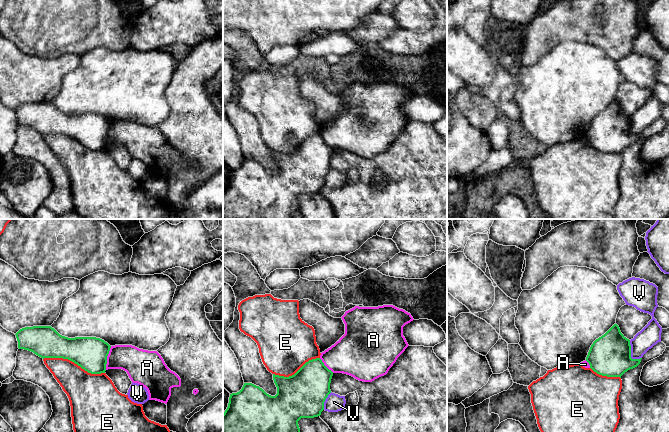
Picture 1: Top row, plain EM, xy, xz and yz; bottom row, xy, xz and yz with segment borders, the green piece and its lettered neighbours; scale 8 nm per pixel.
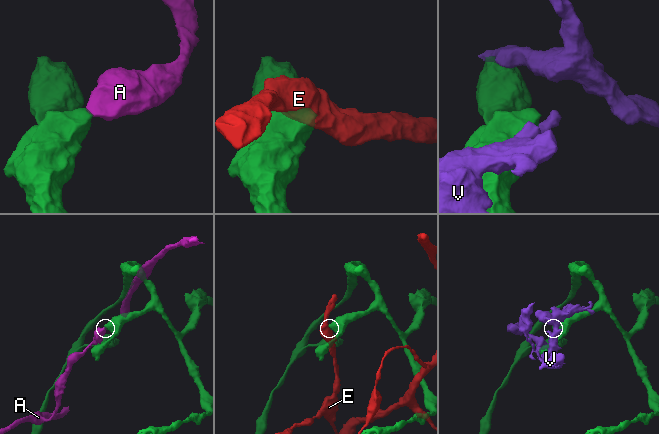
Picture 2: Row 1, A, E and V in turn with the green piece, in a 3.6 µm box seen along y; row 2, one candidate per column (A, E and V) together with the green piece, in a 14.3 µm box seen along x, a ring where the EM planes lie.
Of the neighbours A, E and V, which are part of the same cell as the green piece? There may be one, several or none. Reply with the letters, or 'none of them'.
none of them

